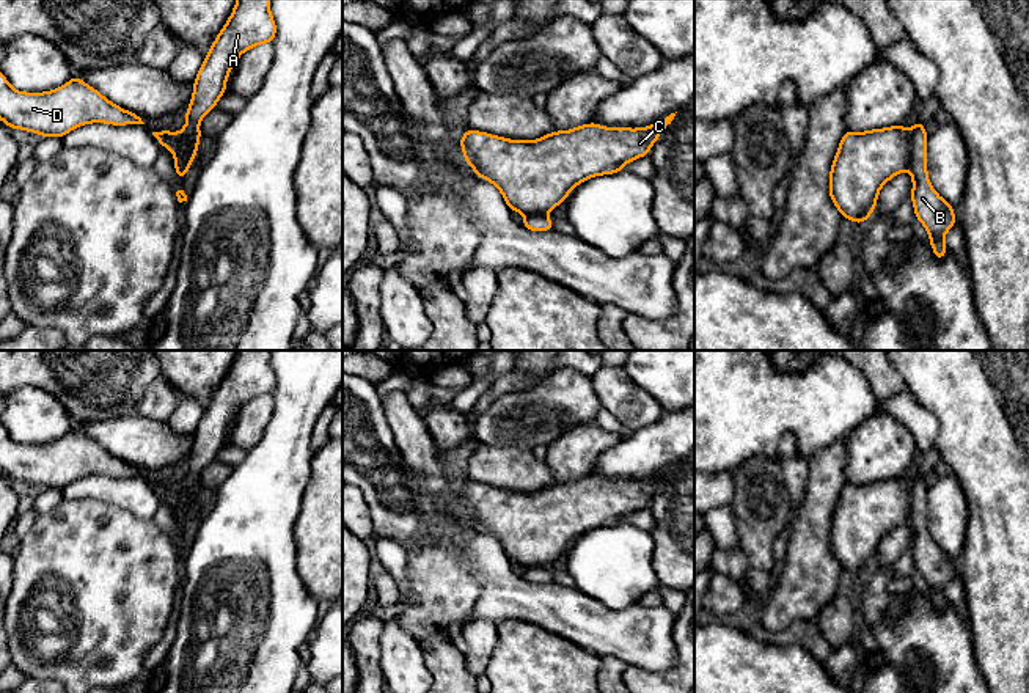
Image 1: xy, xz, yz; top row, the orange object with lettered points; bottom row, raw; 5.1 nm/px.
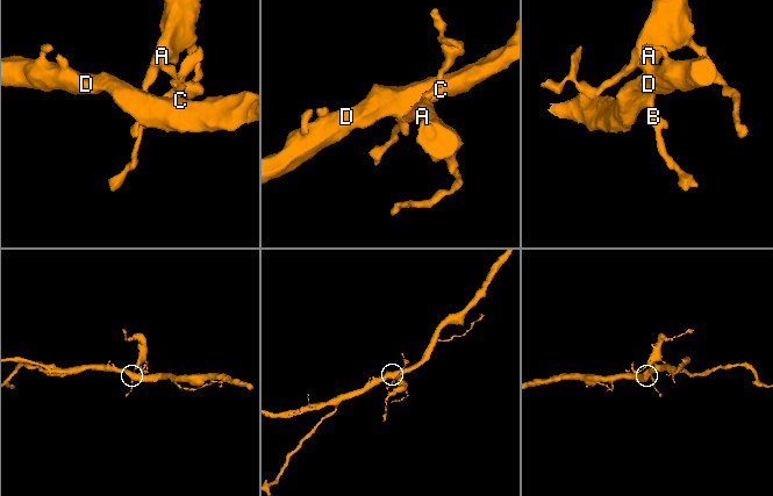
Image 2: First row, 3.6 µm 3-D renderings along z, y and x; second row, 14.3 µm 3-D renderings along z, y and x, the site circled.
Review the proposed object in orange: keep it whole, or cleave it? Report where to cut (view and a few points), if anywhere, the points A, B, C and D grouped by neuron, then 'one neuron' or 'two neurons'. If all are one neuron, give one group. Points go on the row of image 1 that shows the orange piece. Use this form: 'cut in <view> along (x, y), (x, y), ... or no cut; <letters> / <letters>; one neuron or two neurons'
cut in yz along (910, 131), (910, 165), (907, 168); A B / C D; two neurons

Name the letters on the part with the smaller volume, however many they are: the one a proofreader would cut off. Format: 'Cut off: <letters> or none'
Cut off: A, B

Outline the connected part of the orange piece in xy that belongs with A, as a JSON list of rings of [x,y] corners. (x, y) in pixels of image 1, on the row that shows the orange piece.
[[[237,0],[225,27],[214,39],[193,83],[187,123],[178,132],[178,151],[173,154],[176,176],[185,178],[195,160],[201,138],[200,121],[215,108],[226,91],[226,80],[237,58],[248,49],[273,42],[276,24],[270,14],[270,0]]]

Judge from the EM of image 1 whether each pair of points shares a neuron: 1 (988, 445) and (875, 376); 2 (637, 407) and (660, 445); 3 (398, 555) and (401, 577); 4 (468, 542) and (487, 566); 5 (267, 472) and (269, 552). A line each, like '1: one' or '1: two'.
1: two
2: two
3: one
4: one
5: one

